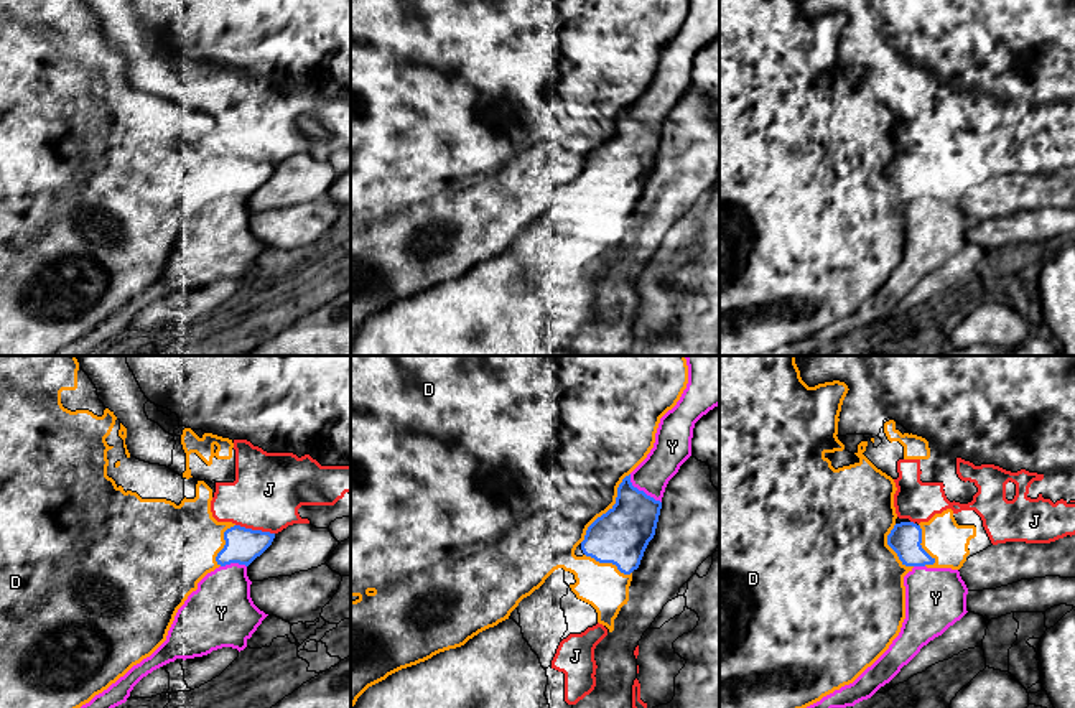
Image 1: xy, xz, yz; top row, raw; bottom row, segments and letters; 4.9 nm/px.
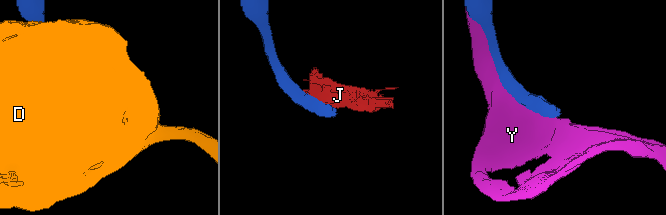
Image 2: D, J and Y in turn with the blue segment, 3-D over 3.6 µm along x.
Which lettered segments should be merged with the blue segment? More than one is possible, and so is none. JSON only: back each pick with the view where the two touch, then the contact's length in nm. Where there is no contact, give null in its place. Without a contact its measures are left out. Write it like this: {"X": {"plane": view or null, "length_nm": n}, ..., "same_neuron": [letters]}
{"J": {"plane": "xy", "length_nm": 200}, "same_neuron": ["J"]}

